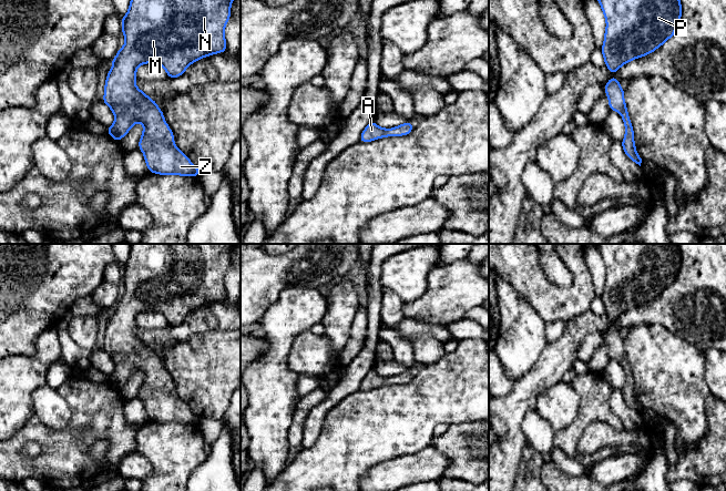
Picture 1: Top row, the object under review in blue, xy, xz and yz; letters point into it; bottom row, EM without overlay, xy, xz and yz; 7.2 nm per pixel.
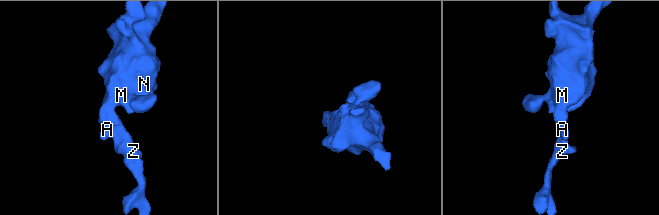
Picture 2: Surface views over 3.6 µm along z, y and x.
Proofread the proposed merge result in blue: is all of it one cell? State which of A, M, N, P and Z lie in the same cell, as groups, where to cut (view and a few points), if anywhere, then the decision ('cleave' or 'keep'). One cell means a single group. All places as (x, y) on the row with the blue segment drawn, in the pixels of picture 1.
groups A M N P Z; cut none; keep

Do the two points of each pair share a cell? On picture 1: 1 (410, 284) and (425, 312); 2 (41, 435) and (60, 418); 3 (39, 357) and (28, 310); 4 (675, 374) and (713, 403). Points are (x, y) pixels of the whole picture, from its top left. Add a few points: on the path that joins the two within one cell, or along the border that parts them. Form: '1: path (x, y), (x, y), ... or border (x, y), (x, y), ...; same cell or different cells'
1: border (430, 275), (427, 290), (420, 297), (404, 303); different cells
2: border (33, 413), (49, 428), (58, 430), (71, 420); different cells
3: border (54, 326), (38, 337), (32, 355), (13, 356); different cells
4: border (711, 394), (706, 400), (707, 425); different cells

